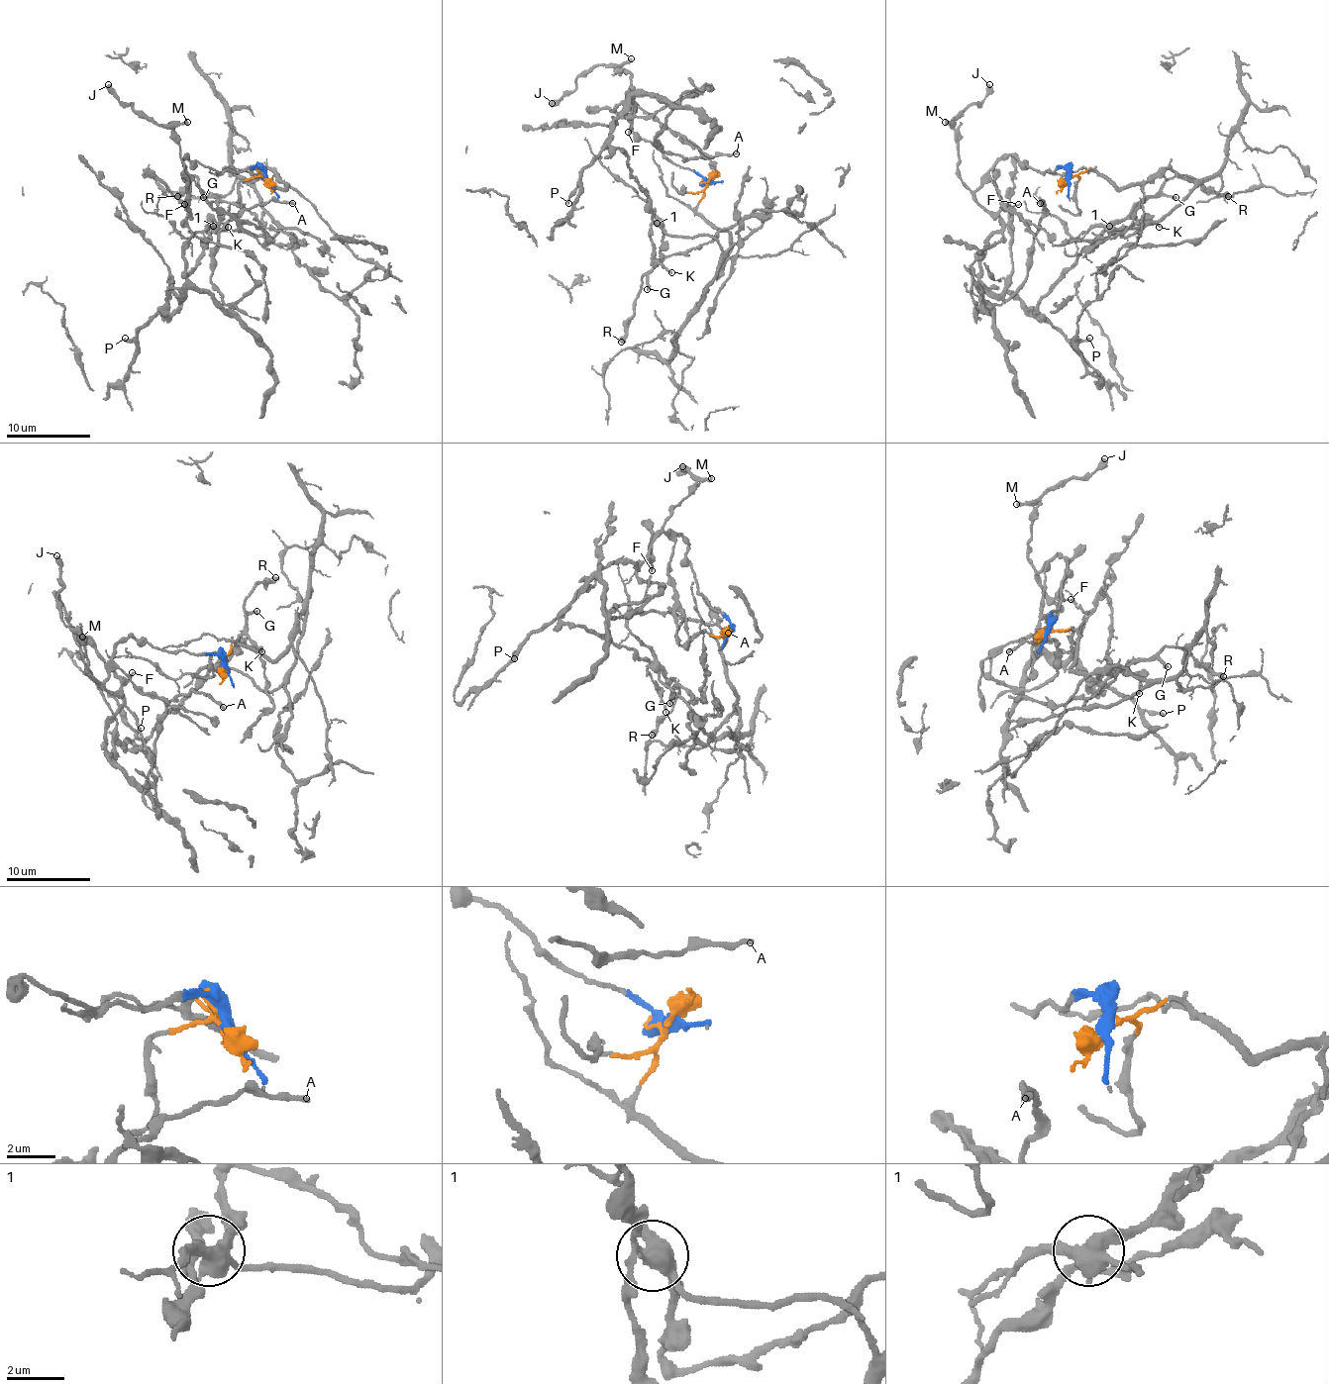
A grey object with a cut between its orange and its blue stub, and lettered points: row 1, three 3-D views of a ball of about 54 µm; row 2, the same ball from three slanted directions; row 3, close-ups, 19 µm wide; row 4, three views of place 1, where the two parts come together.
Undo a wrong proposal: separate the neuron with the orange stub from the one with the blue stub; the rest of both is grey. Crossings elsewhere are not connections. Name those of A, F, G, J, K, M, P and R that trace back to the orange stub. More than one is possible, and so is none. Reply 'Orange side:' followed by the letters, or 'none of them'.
Orange side: none of them

